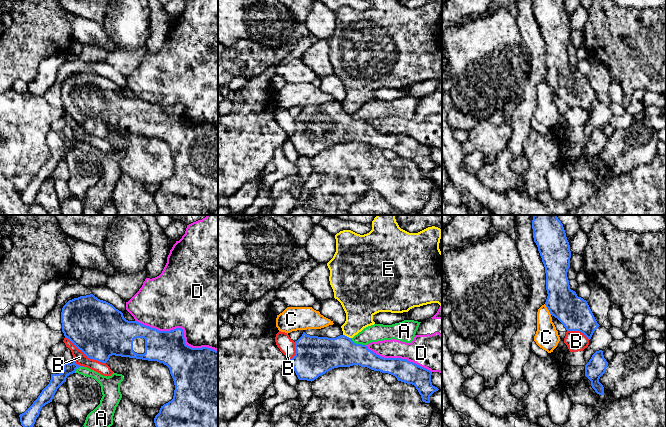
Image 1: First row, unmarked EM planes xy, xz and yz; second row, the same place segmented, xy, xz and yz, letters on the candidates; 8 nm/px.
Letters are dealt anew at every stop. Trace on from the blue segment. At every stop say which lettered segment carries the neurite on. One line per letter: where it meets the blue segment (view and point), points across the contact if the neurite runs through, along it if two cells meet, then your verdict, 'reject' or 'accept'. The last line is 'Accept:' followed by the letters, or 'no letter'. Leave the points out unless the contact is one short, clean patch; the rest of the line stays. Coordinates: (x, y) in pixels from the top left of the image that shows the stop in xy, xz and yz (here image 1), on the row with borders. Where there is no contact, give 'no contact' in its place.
A: contact xz (358, 344); reject
B: contact xy (85, 354); accept
C: contact yz (547, 308); reject
D: contact xy (181, 329); reject
E: contact xz (346, 336); reject
Accept: B

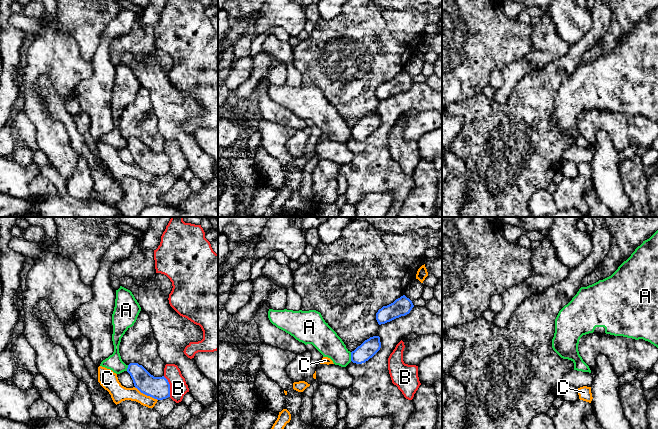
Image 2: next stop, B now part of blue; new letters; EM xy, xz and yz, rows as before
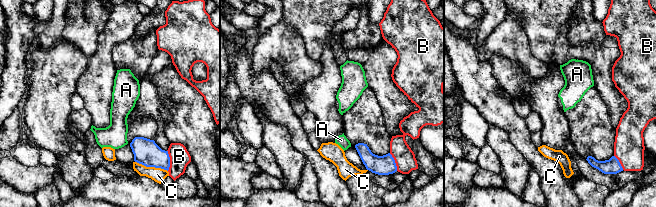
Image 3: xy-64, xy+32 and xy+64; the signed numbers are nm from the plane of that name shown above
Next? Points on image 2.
A: contact xz (351, 356); border xz (350, 352), (351, 360); reject
B: contact xy (169, 386); border xy (163, 376), (169, 384), (170, 396); reject
C: contact xy (146, 394); reject
Accept: no letter

